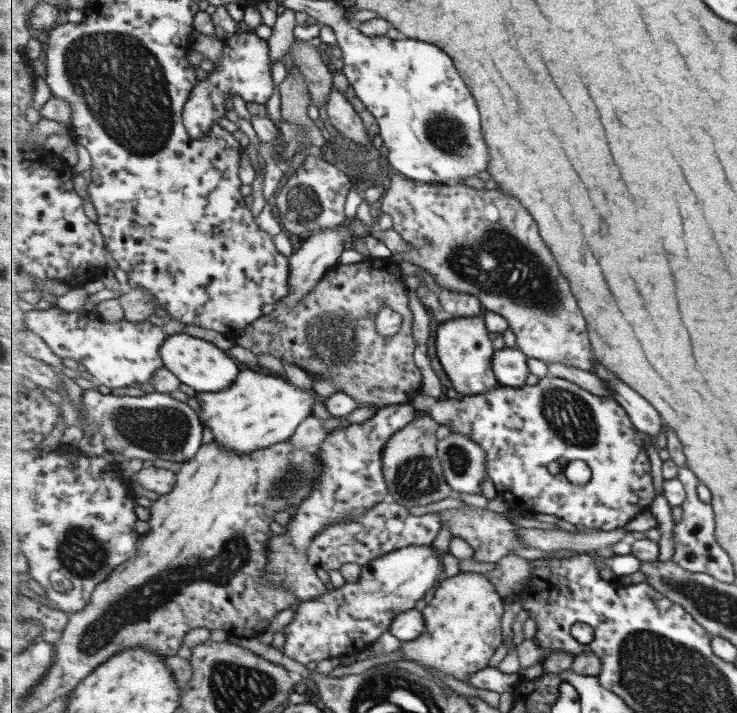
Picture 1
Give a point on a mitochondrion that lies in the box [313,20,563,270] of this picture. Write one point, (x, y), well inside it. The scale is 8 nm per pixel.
(446, 131)

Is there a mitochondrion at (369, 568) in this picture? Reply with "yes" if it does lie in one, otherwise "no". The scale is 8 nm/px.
no

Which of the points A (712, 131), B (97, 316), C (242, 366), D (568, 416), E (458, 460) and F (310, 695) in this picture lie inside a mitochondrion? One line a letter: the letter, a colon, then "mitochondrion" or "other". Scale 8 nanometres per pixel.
A: other
B: other
C: other
D: mitochondrion
E: mitochondrion
F: other

